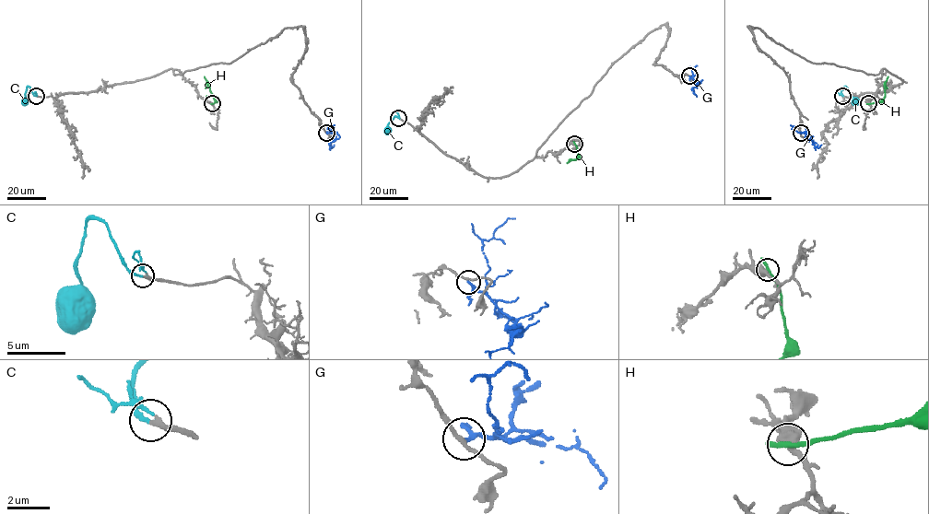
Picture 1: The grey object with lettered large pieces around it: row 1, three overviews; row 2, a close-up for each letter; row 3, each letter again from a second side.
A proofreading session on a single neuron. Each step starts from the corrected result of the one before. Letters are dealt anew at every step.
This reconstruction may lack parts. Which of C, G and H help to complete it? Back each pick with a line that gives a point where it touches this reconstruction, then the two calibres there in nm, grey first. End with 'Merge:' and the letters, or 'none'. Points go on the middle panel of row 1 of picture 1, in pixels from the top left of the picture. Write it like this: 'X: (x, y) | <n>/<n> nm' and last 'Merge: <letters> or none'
C: (398, 118) | 280/140 nm
Merge: C

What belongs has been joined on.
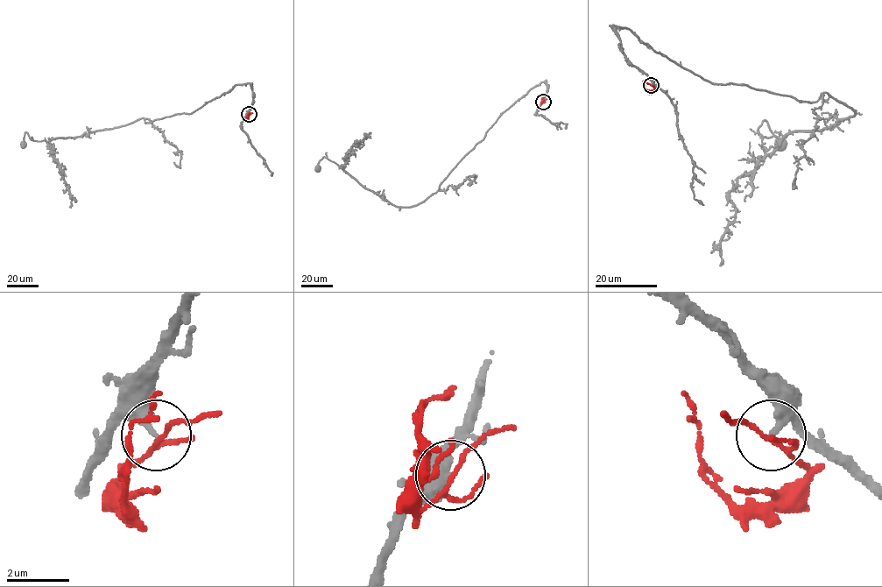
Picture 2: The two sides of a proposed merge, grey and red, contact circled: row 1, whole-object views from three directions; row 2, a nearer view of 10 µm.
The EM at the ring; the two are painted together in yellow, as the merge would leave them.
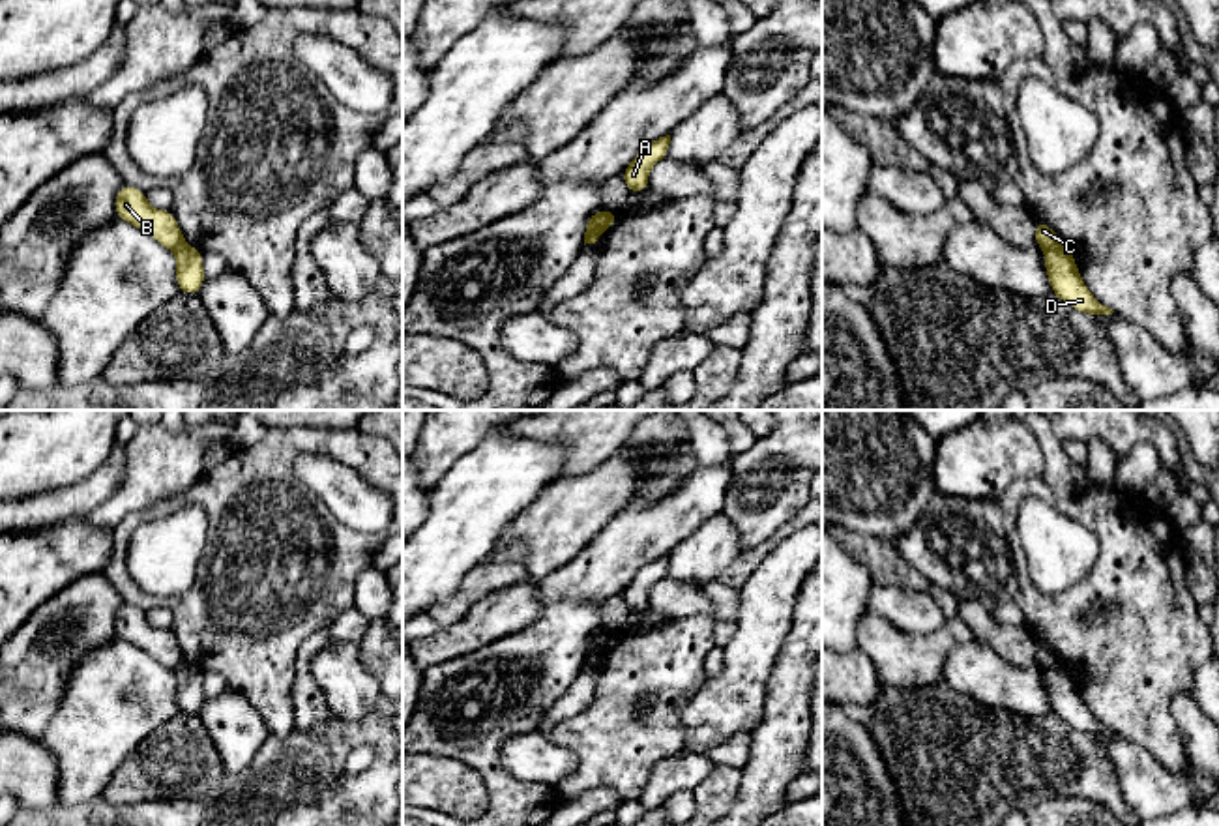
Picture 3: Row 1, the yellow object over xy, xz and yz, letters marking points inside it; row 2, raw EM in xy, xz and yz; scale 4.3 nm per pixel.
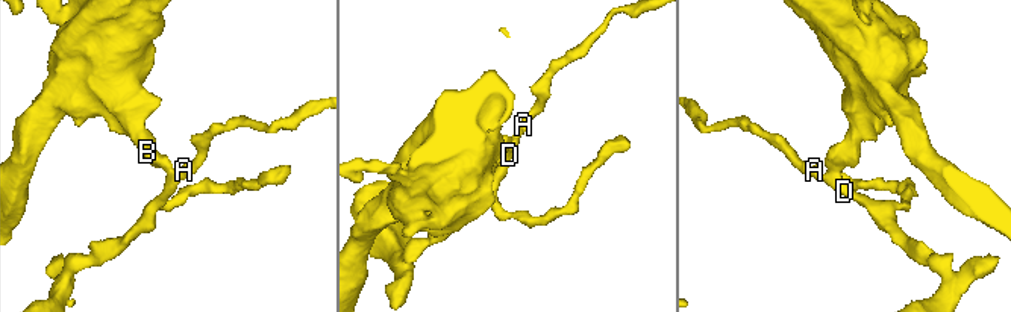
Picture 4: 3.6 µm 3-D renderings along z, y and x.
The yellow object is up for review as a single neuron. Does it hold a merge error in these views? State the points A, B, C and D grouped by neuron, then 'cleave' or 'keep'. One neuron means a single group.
groups A D / B C; cleave

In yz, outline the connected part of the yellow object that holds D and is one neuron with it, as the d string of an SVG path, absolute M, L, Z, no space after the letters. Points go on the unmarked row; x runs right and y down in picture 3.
M1050 667L1045 671L1045 689L1052 714L1073 729L1092 736L1114 732L1088 710L1075 684L1075 674L1065 667Z

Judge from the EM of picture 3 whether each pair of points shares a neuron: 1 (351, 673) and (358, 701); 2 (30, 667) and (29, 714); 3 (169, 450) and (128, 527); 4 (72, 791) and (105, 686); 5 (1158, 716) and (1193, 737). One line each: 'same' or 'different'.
1: same
2: same
3: different
4: same
5: different

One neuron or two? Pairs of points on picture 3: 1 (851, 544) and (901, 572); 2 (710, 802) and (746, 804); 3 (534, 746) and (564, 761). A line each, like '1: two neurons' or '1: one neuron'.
1: one neuron
2: two neurons
3: one neuron

